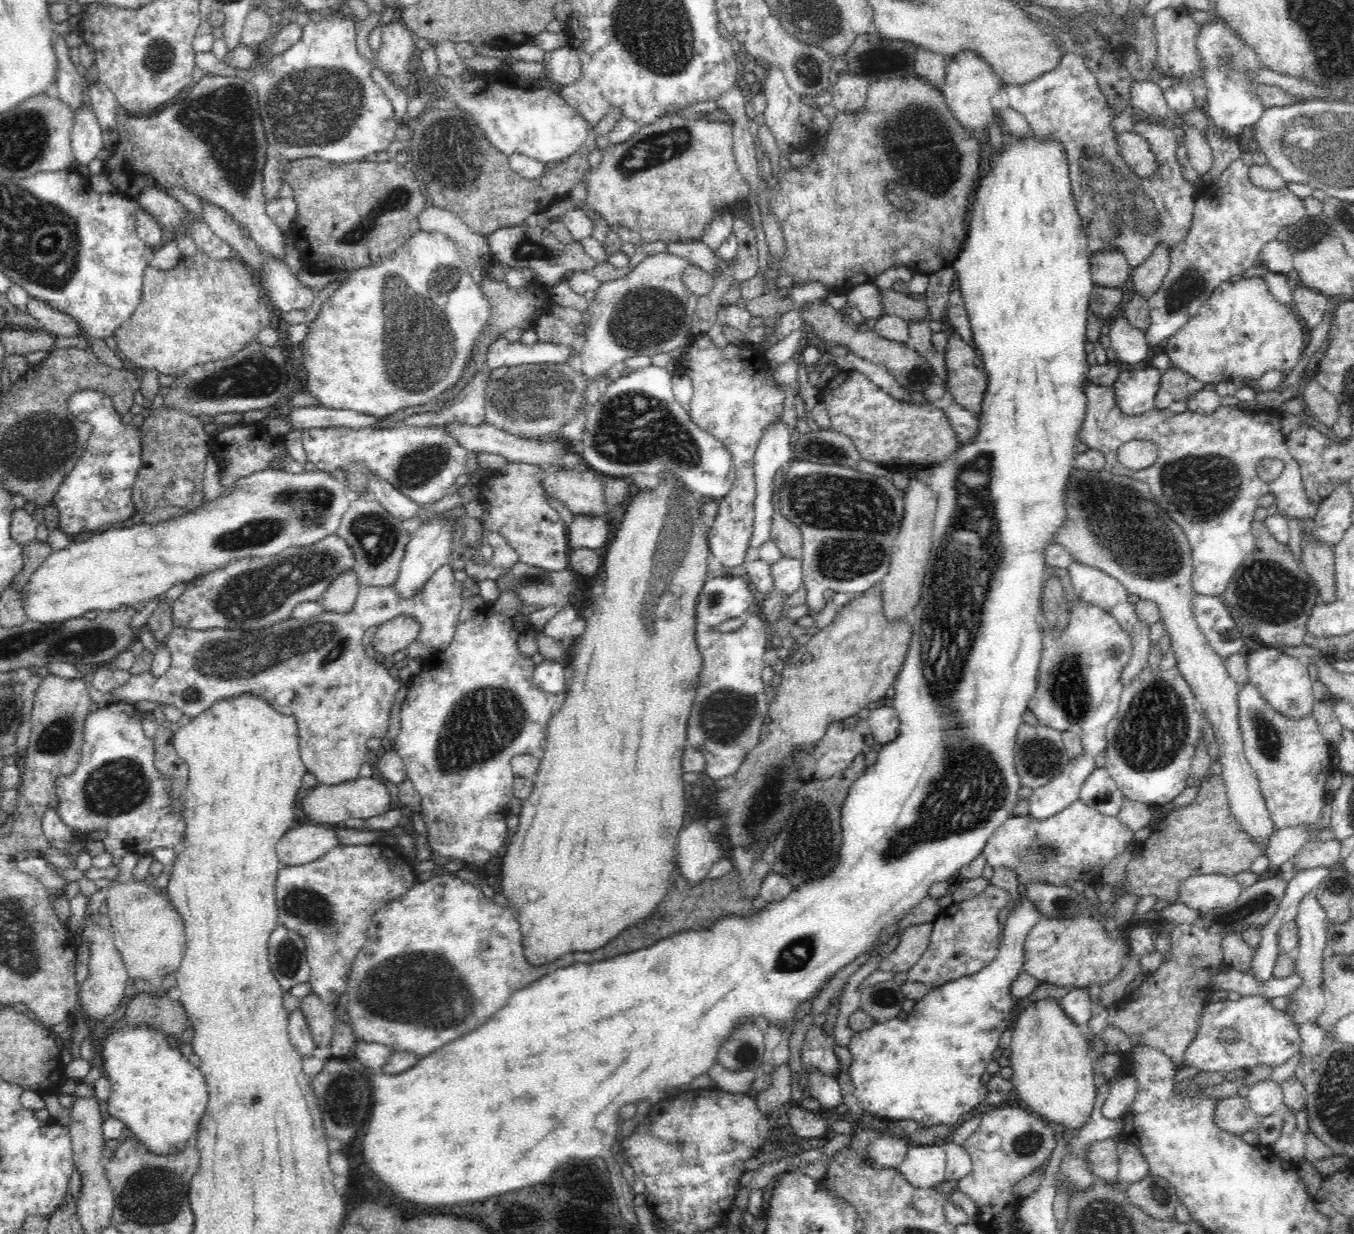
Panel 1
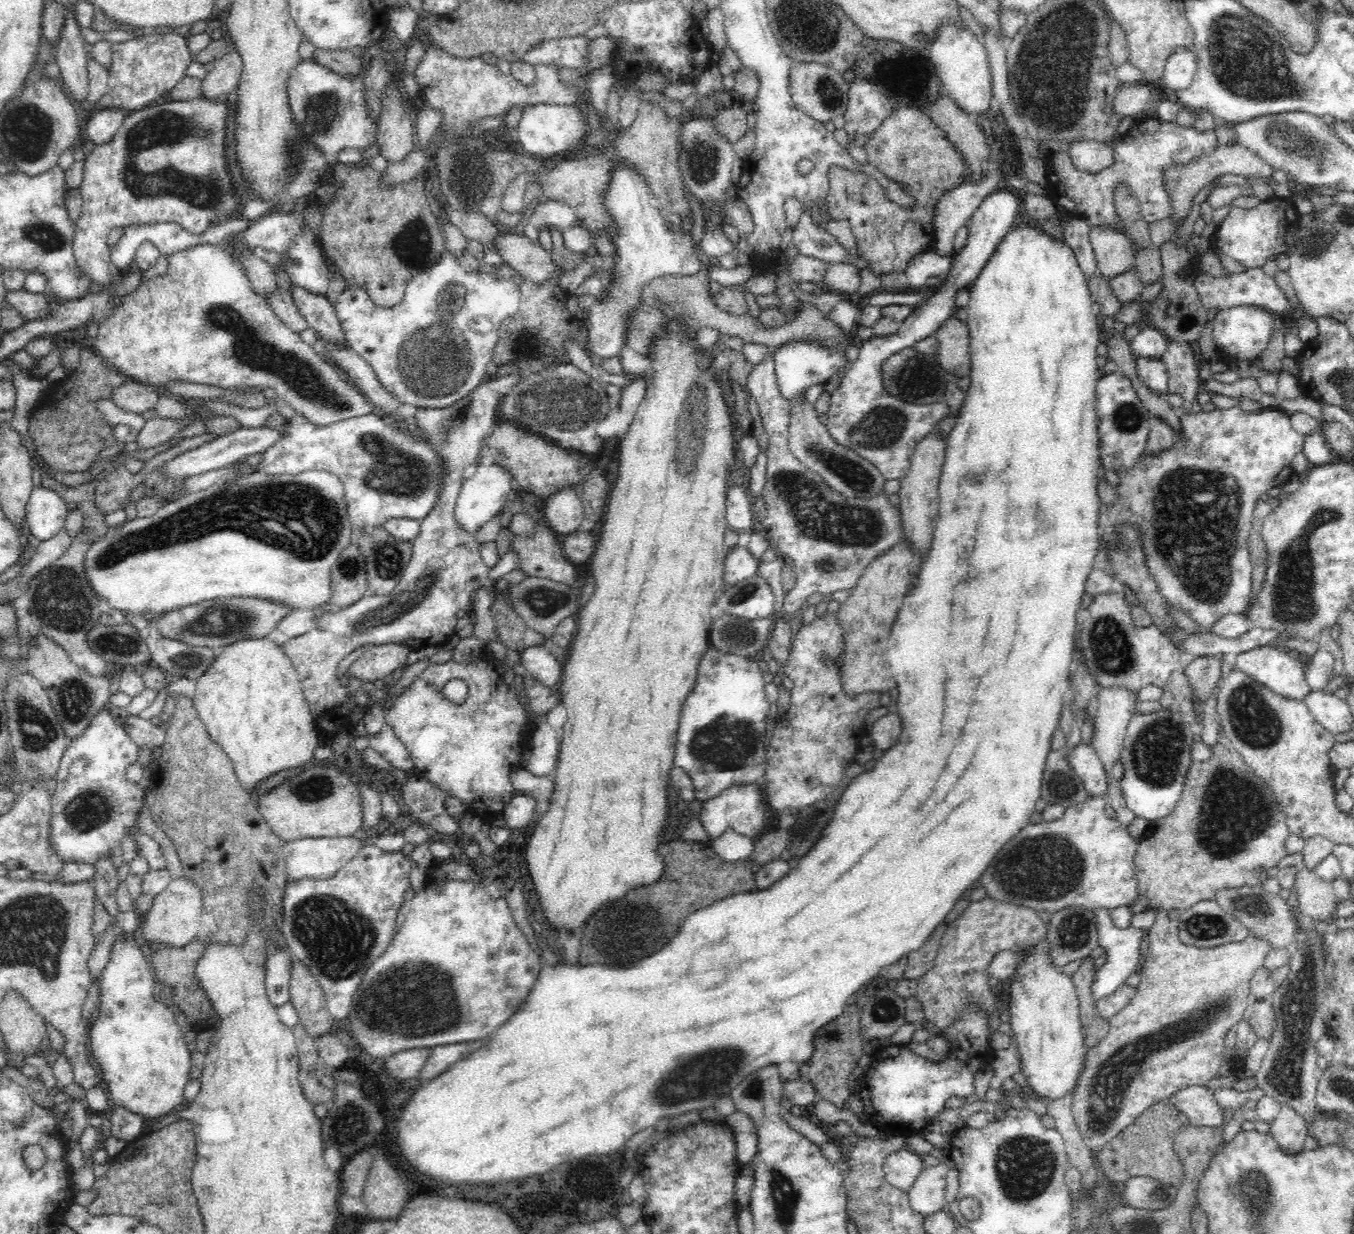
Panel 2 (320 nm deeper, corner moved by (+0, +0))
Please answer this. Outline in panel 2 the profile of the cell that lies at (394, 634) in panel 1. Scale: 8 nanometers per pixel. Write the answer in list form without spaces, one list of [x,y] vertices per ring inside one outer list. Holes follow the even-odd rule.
[[[400,642],[380,646],[370,645],[366,652],[361,653],[360,657],[349,666],[346,674],[362,682],[384,679],[396,668],[404,666],[410,651],[409,646]]]

